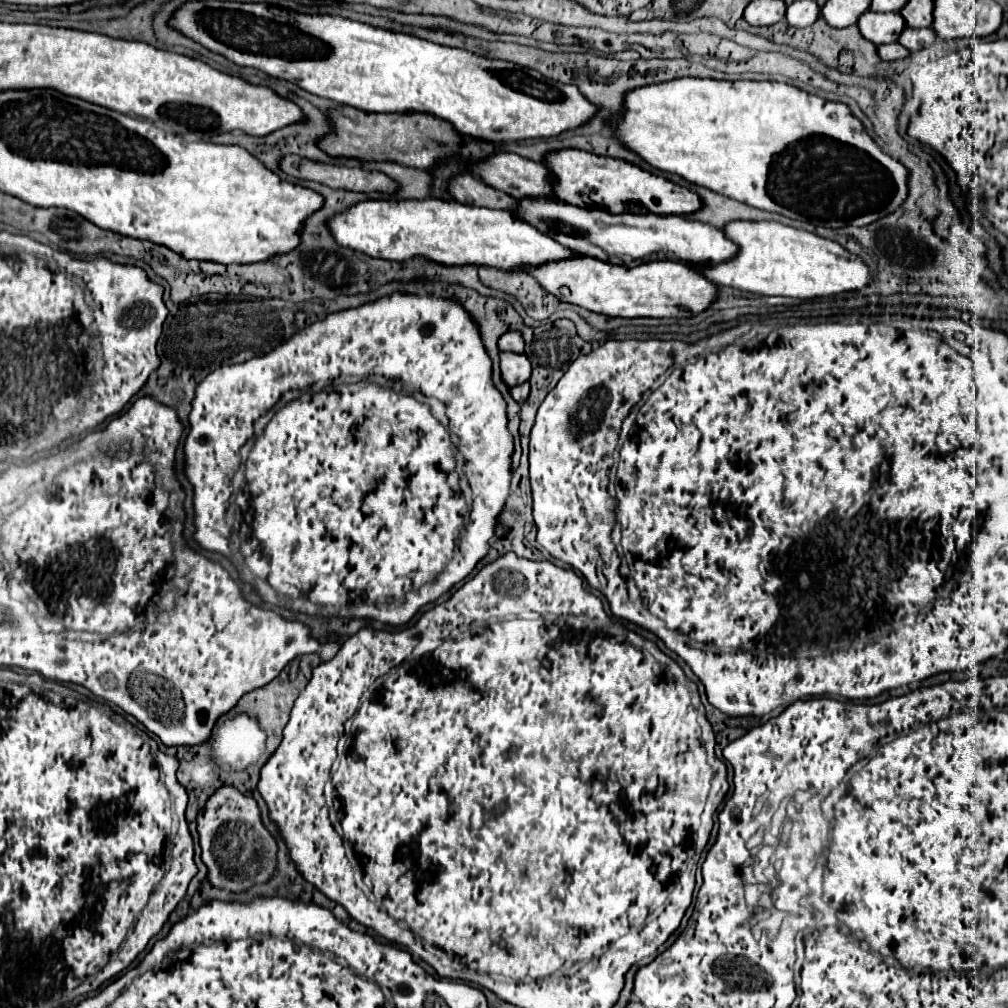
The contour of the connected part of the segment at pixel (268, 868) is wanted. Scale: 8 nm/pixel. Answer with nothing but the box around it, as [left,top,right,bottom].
[198,786,278,894]

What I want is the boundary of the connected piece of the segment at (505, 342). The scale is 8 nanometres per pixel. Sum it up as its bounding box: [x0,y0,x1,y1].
[498,330,524,354]

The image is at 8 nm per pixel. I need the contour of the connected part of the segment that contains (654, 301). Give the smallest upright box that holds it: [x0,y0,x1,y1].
[528,256,718,318]

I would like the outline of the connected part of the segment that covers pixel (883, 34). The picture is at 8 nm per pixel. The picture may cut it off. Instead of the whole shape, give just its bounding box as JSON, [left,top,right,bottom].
[858,12,906,46]

